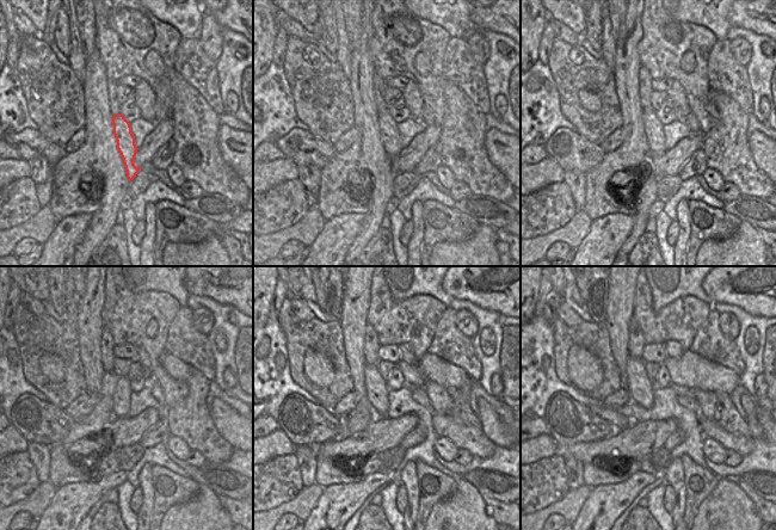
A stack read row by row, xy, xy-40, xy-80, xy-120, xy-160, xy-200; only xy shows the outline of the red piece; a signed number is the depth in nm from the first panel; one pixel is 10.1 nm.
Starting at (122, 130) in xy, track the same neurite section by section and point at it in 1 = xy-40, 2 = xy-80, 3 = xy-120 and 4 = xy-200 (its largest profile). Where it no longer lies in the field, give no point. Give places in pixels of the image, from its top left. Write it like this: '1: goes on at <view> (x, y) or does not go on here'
1: goes on at xy-40 (389, 135)
2: goes on at xy-80 (652, 125)
3: goes on at xy-120 (118, 388)
4: goes on at xy-200 (640, 388)

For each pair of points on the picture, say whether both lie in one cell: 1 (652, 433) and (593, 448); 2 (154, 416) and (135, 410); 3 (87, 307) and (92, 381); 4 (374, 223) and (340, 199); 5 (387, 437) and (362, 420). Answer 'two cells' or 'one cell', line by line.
1: one cell
2: two cells
3: one cell
4: one cell
5: two cells

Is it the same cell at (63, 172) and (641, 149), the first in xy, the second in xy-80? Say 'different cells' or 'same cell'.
same cell

